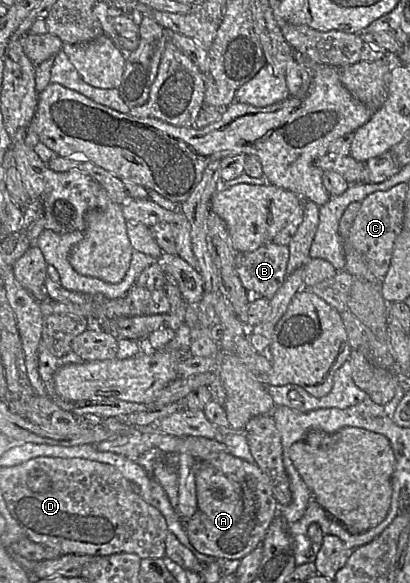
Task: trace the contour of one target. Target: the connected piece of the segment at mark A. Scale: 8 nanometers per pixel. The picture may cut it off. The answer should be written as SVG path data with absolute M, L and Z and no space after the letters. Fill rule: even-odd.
M271 415L251 419L241 431L245 436L254 463L230 453L221 453L209 461L196 460L195 487L198 511L184 521L187 536L196 552L214 558L241 560L259 547L273 519L291 502L290 480L283 462L283 446L279 430Z

